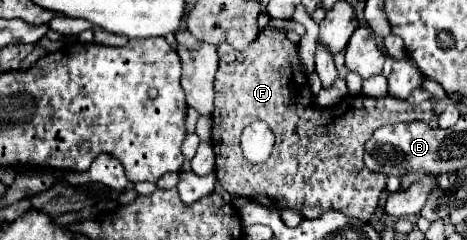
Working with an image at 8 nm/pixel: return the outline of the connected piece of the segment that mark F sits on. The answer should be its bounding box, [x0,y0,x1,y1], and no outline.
[212,28,432,222]

